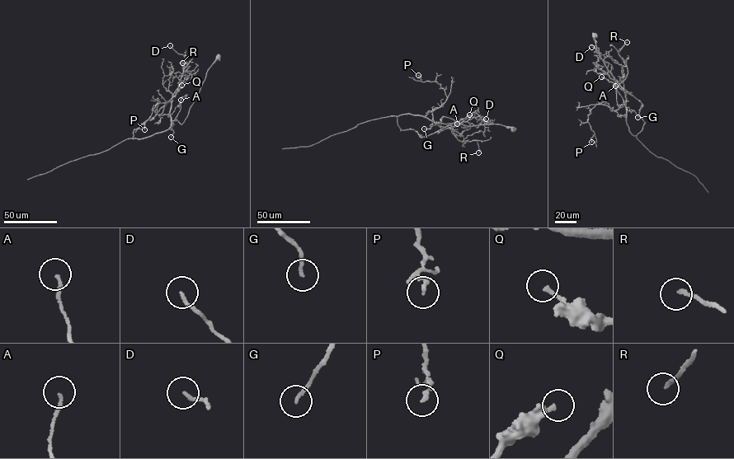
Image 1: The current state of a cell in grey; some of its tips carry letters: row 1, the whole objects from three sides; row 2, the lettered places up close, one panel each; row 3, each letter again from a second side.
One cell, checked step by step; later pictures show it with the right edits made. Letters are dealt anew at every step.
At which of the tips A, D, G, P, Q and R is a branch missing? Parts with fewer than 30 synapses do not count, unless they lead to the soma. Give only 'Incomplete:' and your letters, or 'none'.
Incomplete: none

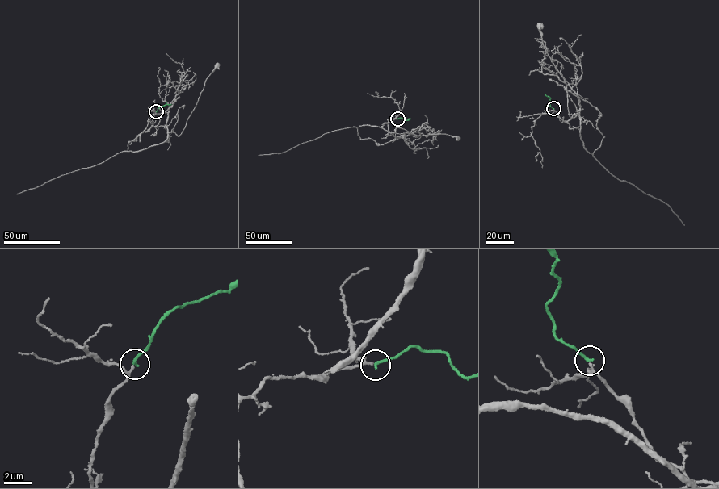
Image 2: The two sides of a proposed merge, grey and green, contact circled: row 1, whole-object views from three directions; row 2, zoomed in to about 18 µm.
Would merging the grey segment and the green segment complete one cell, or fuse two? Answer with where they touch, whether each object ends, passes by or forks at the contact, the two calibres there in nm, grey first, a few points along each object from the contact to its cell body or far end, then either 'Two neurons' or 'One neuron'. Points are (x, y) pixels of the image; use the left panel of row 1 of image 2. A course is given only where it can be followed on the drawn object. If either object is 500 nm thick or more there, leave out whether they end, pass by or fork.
Place: (156, 111). At the ring grey passes by. At the ring green ends. Thickness 160 nm (grey) against 220 nm. Course of grey: (156, 112), (153, 119), (155, 127), (164, 126), (169, 132), (179, 135), (206, 79), (217, 66). Course of green: (156, 112), (159, 107), (171, 104). One neuron

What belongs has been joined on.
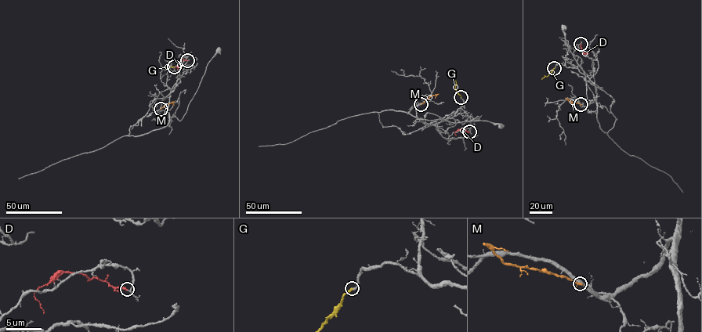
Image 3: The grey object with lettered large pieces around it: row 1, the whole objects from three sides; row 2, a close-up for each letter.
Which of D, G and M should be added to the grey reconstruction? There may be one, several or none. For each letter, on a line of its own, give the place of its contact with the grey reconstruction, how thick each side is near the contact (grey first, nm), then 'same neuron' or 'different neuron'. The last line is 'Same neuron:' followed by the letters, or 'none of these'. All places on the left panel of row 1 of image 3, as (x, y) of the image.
D: contact (187, 60); calibres 110 and 190 nm; different neuron
G: contact (174, 66); calibres 240 and 220 nm; same neuron
M: contact (161, 109); calibres 360 and 280 nm; different neuron
Same neuron: G

